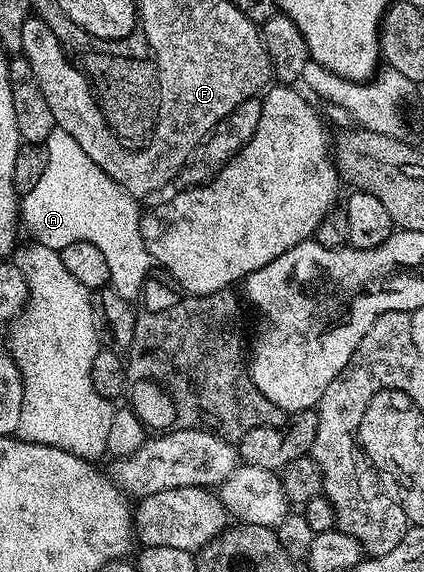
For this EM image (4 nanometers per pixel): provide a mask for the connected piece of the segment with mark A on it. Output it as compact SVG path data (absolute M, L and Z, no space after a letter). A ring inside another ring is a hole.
M49 169L43 172L39 184L35 184L35 188L31 188L31 192L23 195L19 202L19 218L29 229L28 237L34 242L49 246L52 250L60 251L62 246L71 244L72 242L90 242L95 244L95 248L99 248L99 252L103 252L103 257L107 259L107 272L109 273L109 285L117 290L119 296L133 300L141 293L142 286L145 285L150 277L149 266L151 267L151 259L149 249L145 247L143 240L143 232L141 231L141 215L142 207L139 208L138 199L132 194L125 191L122 186L115 180L109 182L109 204L79 204L77 198L73 198L75 204L67 204L65 198L61 196L61 192L57 190L57 184L51 180Z

